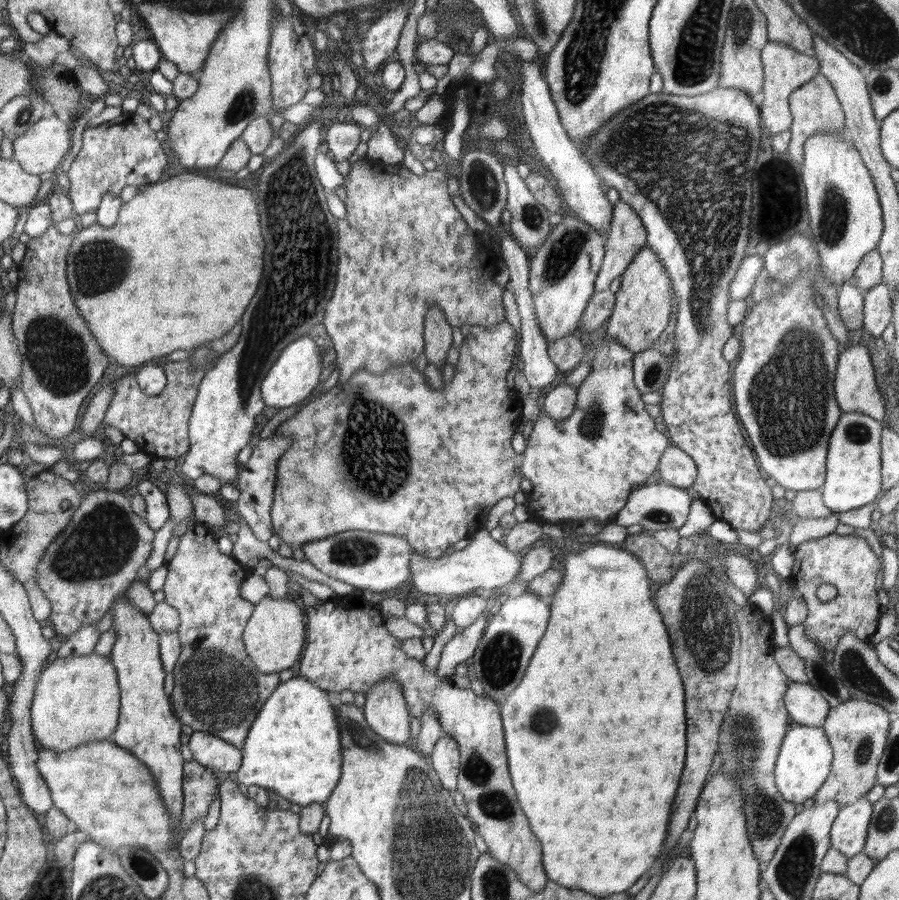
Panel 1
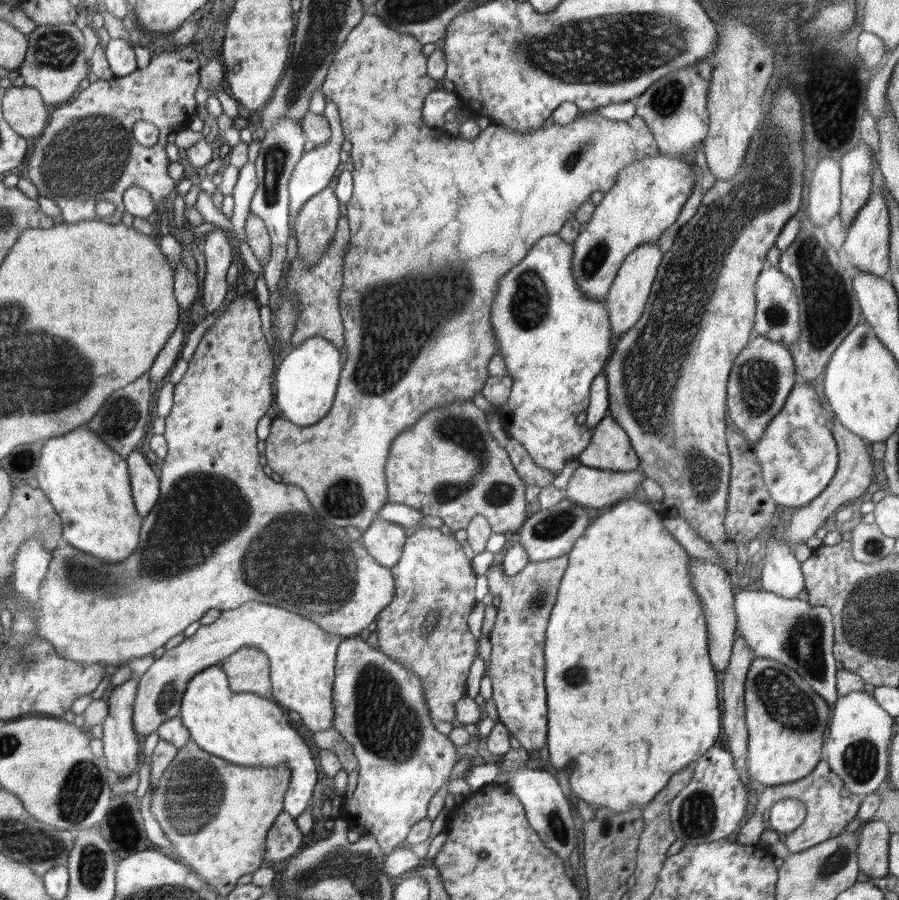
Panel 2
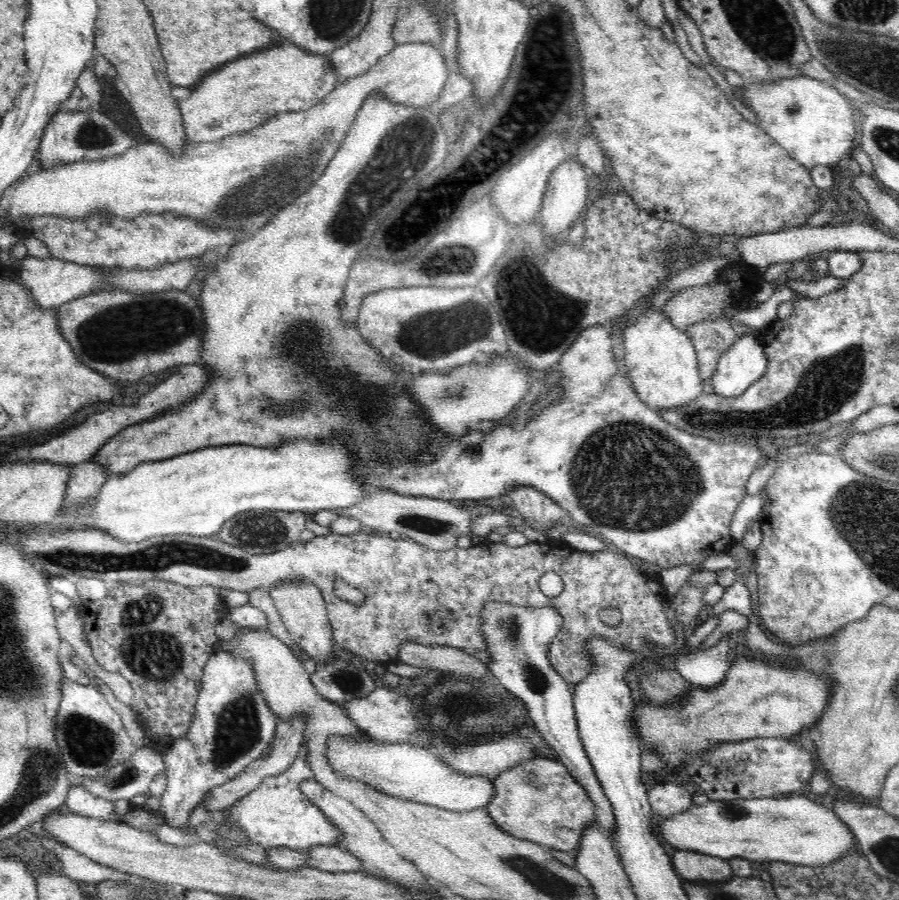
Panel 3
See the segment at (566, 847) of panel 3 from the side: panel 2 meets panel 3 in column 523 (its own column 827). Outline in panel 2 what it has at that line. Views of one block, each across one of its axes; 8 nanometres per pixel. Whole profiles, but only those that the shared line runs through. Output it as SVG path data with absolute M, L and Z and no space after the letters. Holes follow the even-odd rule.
M823 757L809 776L786 785L764 788L764 792L759 795L758 805L752 818L745 821L745 825L738 833L738 838L736 838L737 844L746 846L760 845L762 833L760 818L762 814L766 809L770 809L774 803L791 798L800 800L805 805L807 814L803 823L796 830L788 833L781 839L786 847L788 847L789 853L803 852L824 843L830 838L839 836L848 826L848 823L857 817L859 805L862 802L862 797L855 796L846 790L843 780L834 773Z

